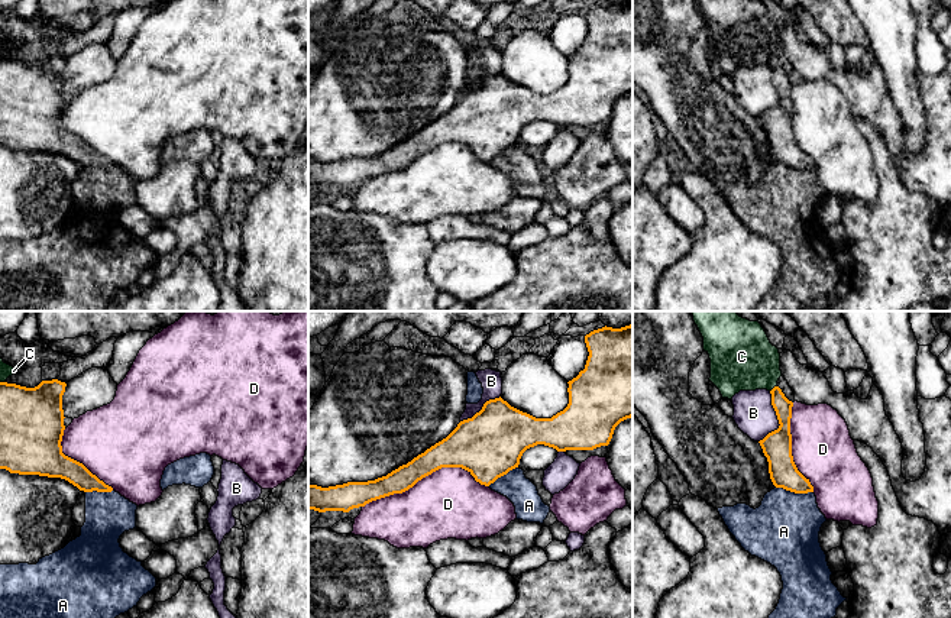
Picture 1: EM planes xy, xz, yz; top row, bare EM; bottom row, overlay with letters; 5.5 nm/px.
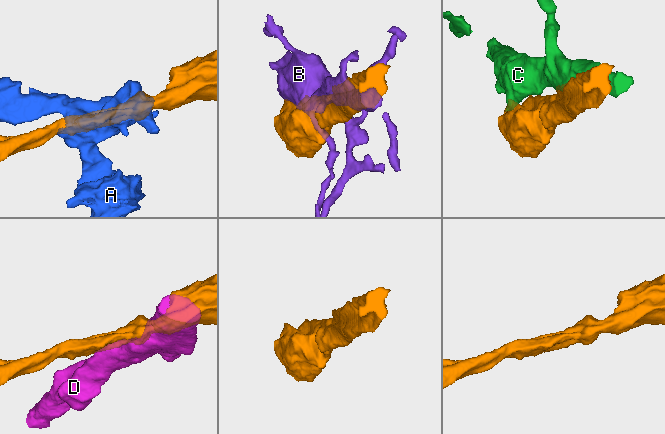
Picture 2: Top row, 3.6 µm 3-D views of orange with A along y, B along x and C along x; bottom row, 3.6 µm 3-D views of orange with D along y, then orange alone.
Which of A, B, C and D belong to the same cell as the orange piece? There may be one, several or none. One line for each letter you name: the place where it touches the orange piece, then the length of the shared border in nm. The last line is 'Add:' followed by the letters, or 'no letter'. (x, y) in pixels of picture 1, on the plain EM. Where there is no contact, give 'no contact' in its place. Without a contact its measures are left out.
Add: no letter

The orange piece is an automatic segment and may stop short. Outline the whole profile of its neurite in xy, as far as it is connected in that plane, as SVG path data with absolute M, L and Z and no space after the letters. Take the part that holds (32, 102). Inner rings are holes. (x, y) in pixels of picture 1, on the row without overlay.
M58 55L35 64L0 58L0 145L61 153L84 168L111 168L83 139L62 129L65 62Z

